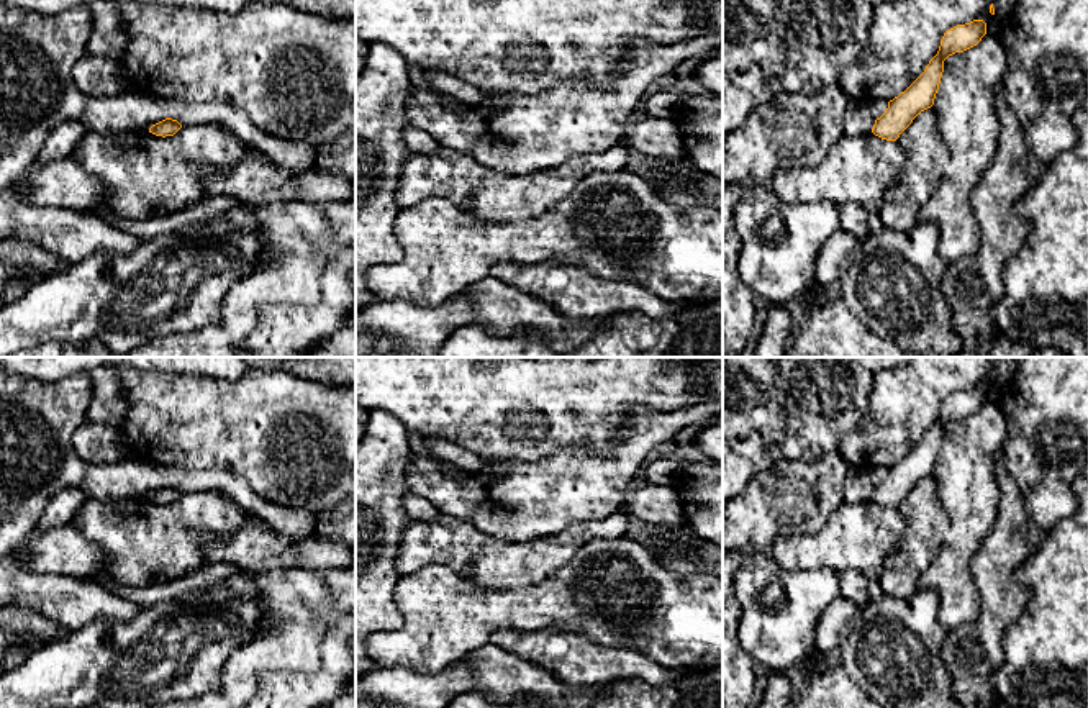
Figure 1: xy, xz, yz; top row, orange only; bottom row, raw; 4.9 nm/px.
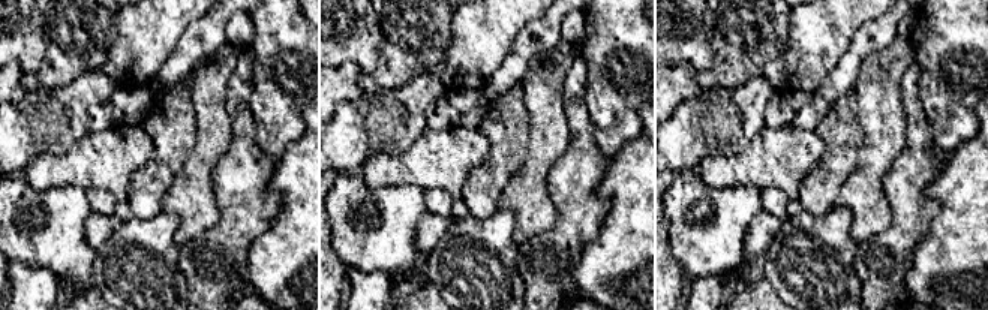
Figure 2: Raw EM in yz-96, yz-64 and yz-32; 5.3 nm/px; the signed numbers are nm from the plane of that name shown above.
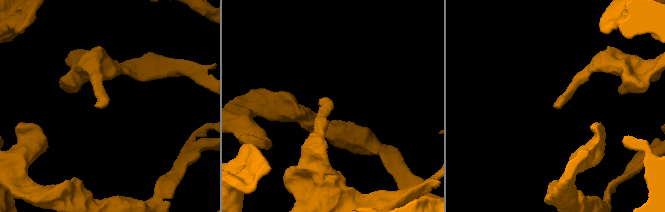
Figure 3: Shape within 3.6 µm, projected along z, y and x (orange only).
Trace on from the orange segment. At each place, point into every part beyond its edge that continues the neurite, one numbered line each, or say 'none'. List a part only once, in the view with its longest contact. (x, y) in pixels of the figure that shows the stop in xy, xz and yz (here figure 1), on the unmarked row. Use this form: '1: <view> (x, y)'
none

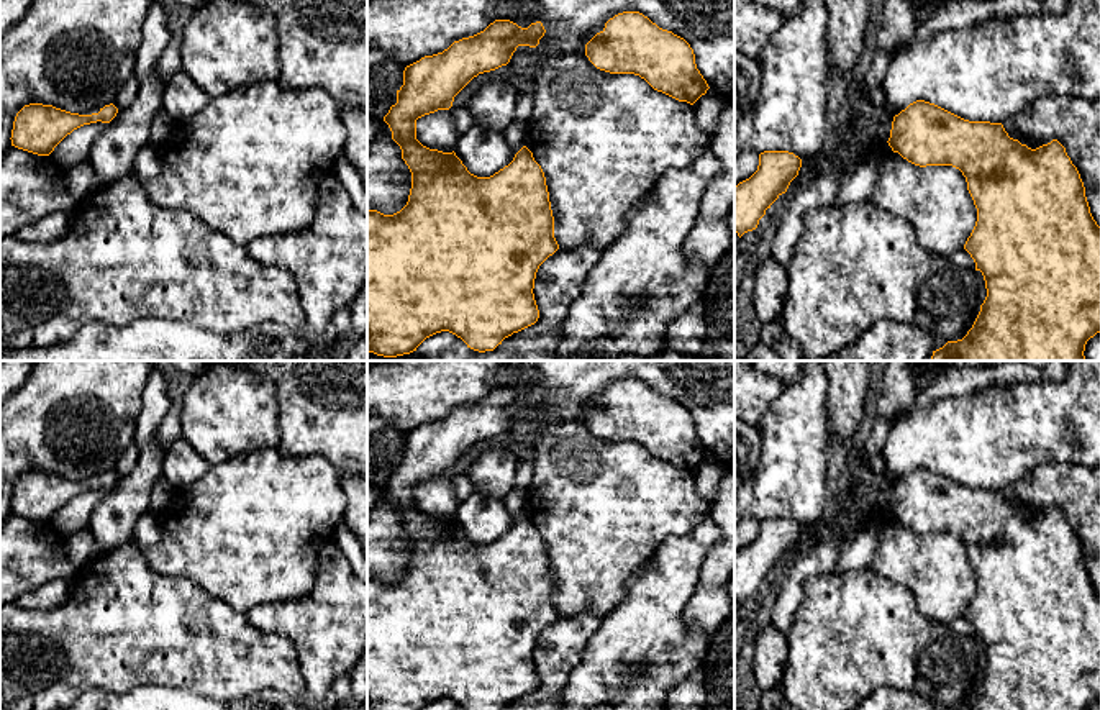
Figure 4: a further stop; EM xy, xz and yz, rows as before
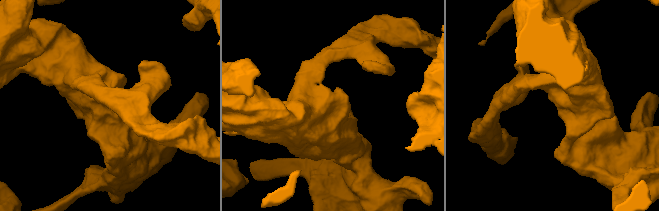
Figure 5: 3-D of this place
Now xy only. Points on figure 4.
none

